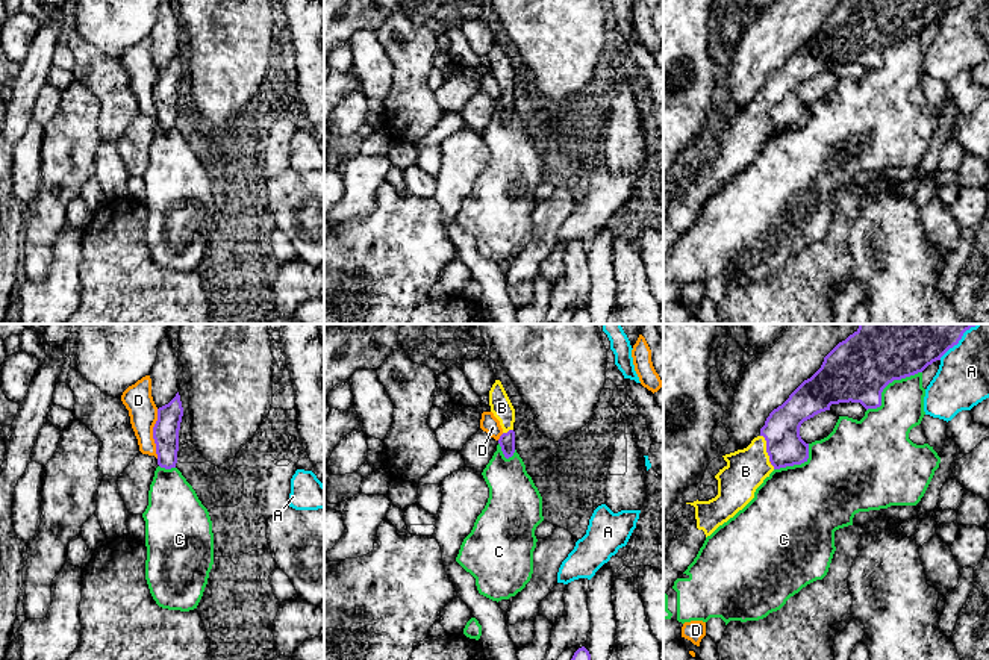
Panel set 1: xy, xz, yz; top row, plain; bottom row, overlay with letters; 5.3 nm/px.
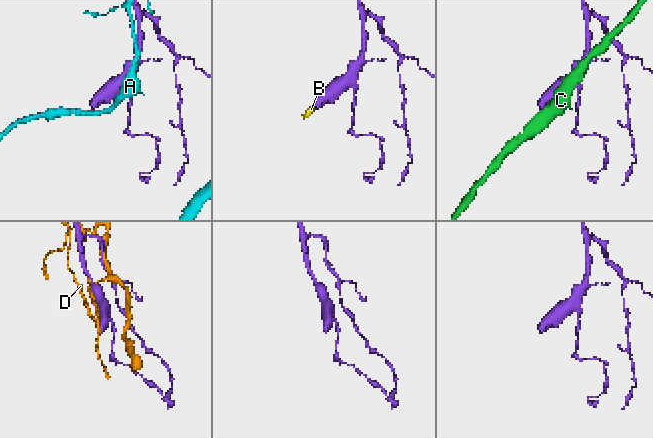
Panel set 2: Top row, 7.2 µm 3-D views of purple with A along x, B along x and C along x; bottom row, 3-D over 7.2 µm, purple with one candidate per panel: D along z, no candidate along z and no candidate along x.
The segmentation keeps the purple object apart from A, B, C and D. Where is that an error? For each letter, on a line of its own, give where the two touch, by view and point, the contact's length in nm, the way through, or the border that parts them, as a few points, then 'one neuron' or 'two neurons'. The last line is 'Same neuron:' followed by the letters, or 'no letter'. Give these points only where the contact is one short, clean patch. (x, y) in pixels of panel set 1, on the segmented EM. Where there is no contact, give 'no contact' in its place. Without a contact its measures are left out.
A: contact yz (959, 339); length 280 nm; two neurons
B: contact yz (767, 448); length 150 nm; way yz (785, 447), (767, 448), (745, 471); one neuron
C: contact yz (888, 383); length 360 nm; two neurons
D: contact xy (153, 433); length 260 nm; two neurons
Same neuron: B

